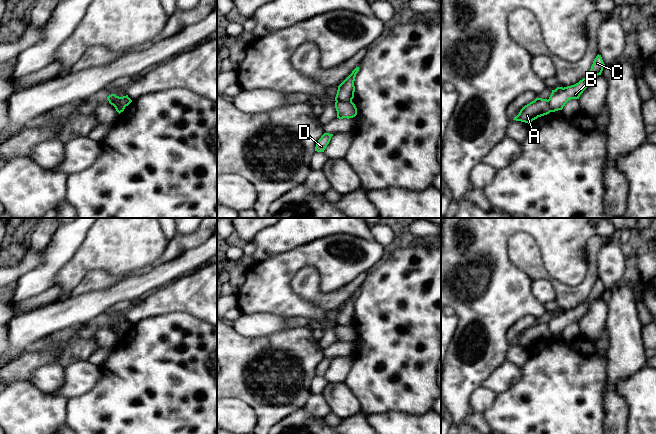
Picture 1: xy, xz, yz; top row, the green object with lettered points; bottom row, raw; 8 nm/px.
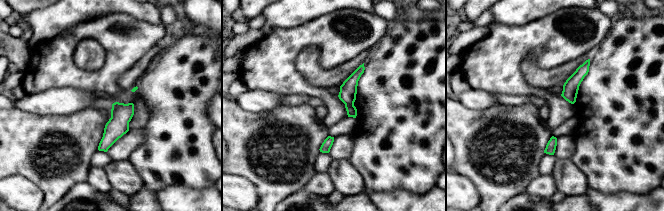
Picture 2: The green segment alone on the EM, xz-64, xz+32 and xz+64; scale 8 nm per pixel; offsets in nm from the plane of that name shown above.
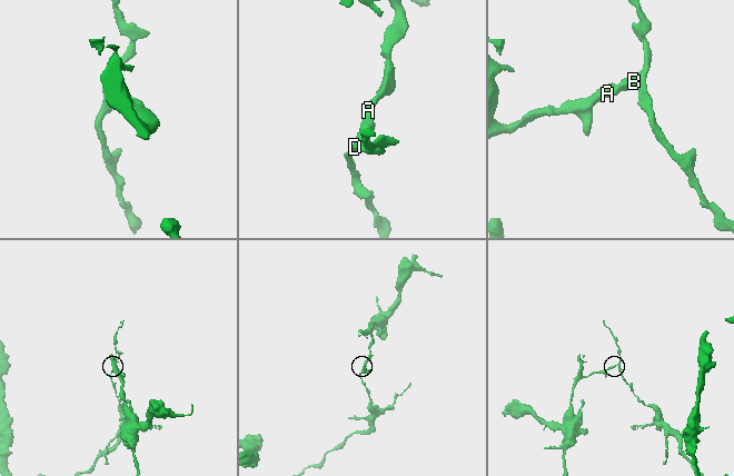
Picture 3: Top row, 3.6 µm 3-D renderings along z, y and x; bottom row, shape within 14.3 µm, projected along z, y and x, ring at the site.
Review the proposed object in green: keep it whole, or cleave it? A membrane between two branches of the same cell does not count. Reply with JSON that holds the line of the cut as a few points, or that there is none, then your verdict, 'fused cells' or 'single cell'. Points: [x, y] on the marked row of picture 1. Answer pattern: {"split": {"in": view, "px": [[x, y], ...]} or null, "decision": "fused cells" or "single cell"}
{"split": {"in": "xz", "px": [[336, 100], [351, 101]]}, "decision": "fused cells"}

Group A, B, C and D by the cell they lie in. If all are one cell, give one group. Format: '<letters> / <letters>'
A / B C D

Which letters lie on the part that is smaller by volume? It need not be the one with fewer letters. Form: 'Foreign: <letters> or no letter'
Foreign: B, C, D

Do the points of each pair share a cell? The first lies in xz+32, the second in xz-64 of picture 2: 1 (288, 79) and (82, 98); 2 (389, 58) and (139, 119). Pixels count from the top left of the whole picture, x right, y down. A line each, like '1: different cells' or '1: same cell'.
1: different cells
2: different cells

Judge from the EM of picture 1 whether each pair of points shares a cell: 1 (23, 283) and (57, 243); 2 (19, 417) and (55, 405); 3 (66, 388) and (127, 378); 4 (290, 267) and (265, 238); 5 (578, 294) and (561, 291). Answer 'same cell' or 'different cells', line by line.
1: same cell
2: same cell
3: different cells
4: different cells
5: same cell

